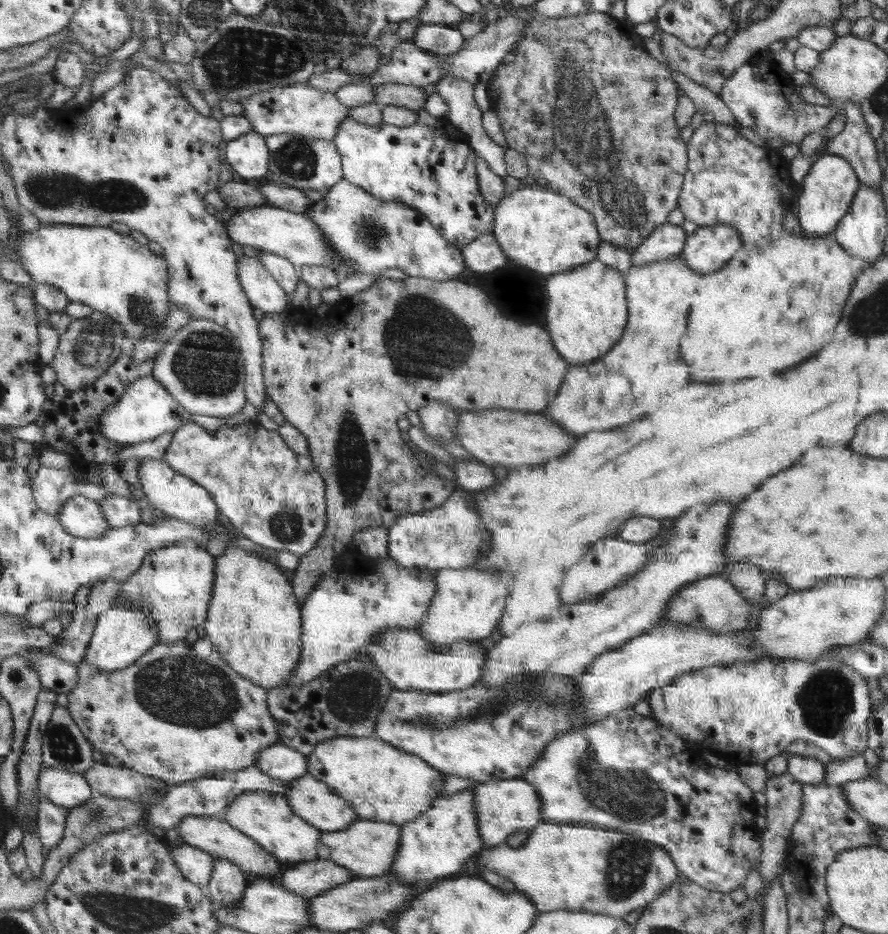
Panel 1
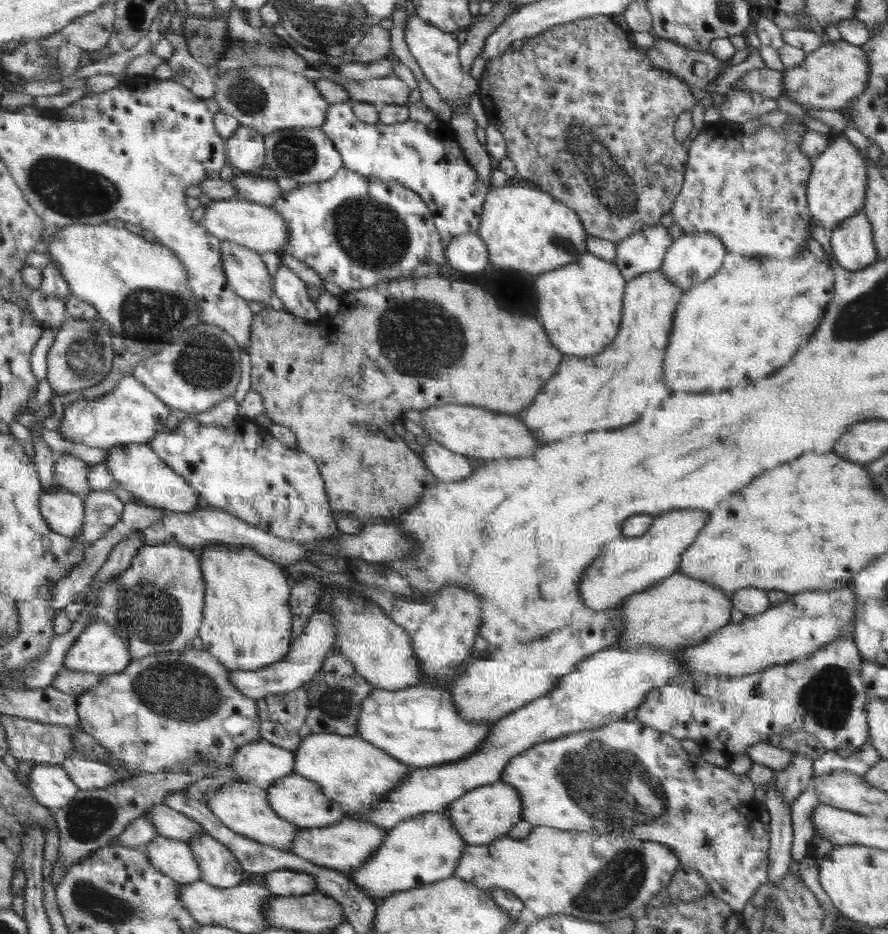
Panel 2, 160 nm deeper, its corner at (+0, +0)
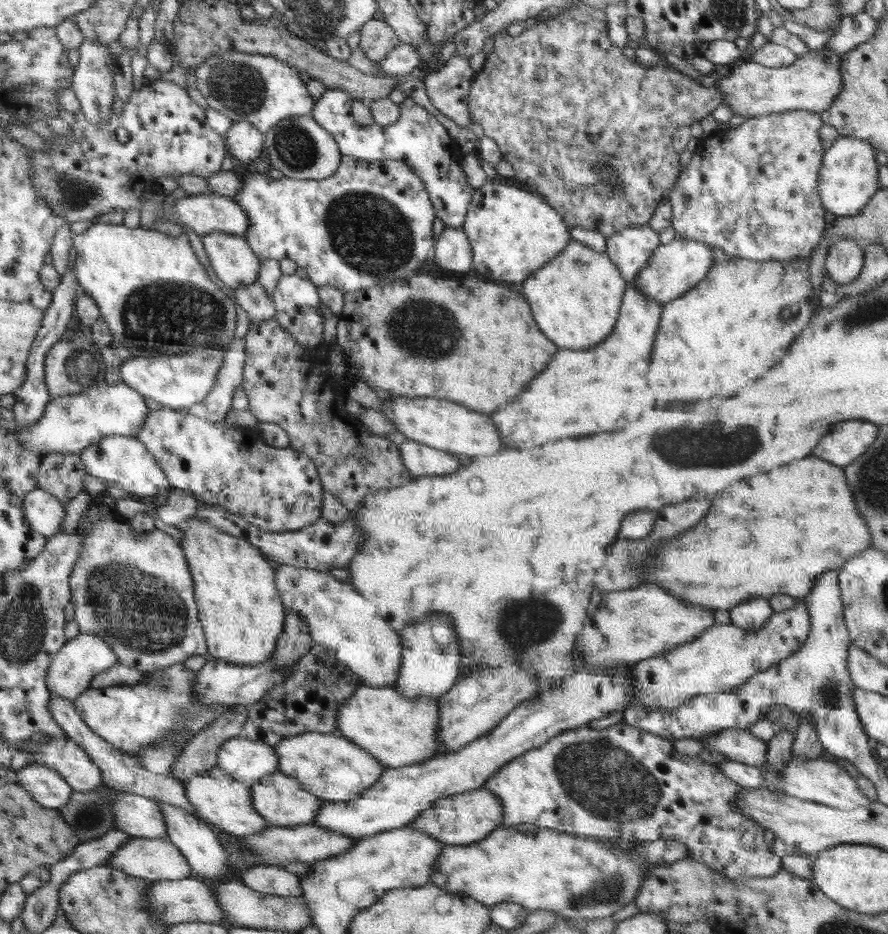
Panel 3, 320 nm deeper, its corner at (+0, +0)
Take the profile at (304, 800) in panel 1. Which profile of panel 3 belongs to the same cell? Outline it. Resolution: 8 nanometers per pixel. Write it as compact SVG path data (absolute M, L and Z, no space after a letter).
M280 770L253 784L252 795L254 809L262 817L268 819L271 828L313 824L326 802L312 791L306 790L298 779L282 774Z

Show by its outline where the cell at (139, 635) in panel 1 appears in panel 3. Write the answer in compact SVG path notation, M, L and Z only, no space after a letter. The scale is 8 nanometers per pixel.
M82 634L65 642L64 648L53 657L54 666L50 667L51 696L59 696L74 702L85 690L90 688L90 681L97 674L104 672L118 664L119 658L104 638L93 634Z

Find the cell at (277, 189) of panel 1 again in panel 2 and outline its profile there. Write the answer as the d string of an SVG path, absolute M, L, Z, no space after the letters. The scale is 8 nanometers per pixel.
M234 175L231 179L232 186L237 192L238 198L252 202L269 205L280 193L283 193L275 178L256 178L256 176Z

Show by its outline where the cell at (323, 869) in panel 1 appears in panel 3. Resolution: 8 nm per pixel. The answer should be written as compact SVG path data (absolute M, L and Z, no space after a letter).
M258 865L243 869L241 881L246 886L264 894L281 897L300 897L303 893L299 876L282 866Z

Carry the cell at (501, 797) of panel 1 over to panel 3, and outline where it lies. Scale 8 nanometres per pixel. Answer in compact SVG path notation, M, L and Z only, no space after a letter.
M483 787L473 791L441 798L434 802L432 808L426 809L416 820L410 823L418 830L424 830L426 834L441 839L446 845L460 846L472 845L482 841L504 822L504 803L493 791L484 790Z

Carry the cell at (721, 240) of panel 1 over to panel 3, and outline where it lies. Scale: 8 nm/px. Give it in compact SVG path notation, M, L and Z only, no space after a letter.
M676 237L670 244L657 246L648 264L640 269L632 281L635 286L640 286L648 298L657 300L664 306L694 289L711 272L713 262L714 250L711 244Z

